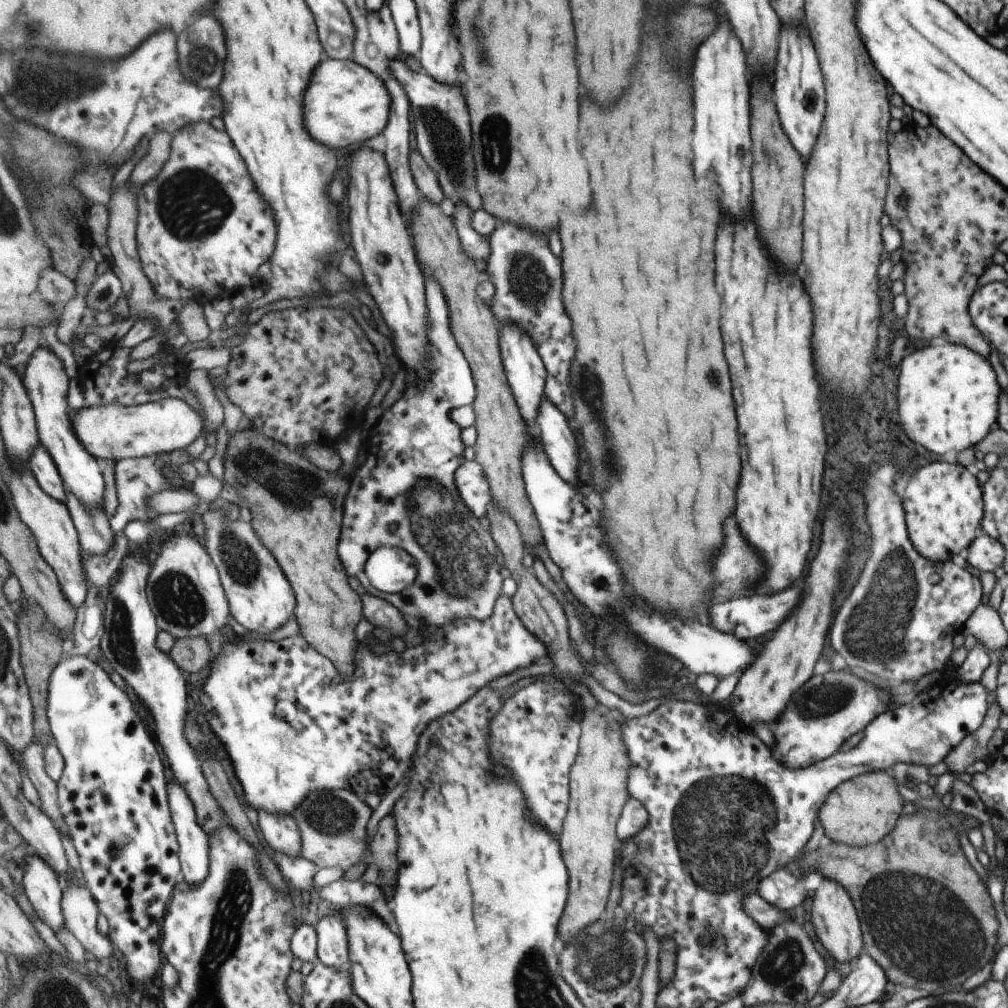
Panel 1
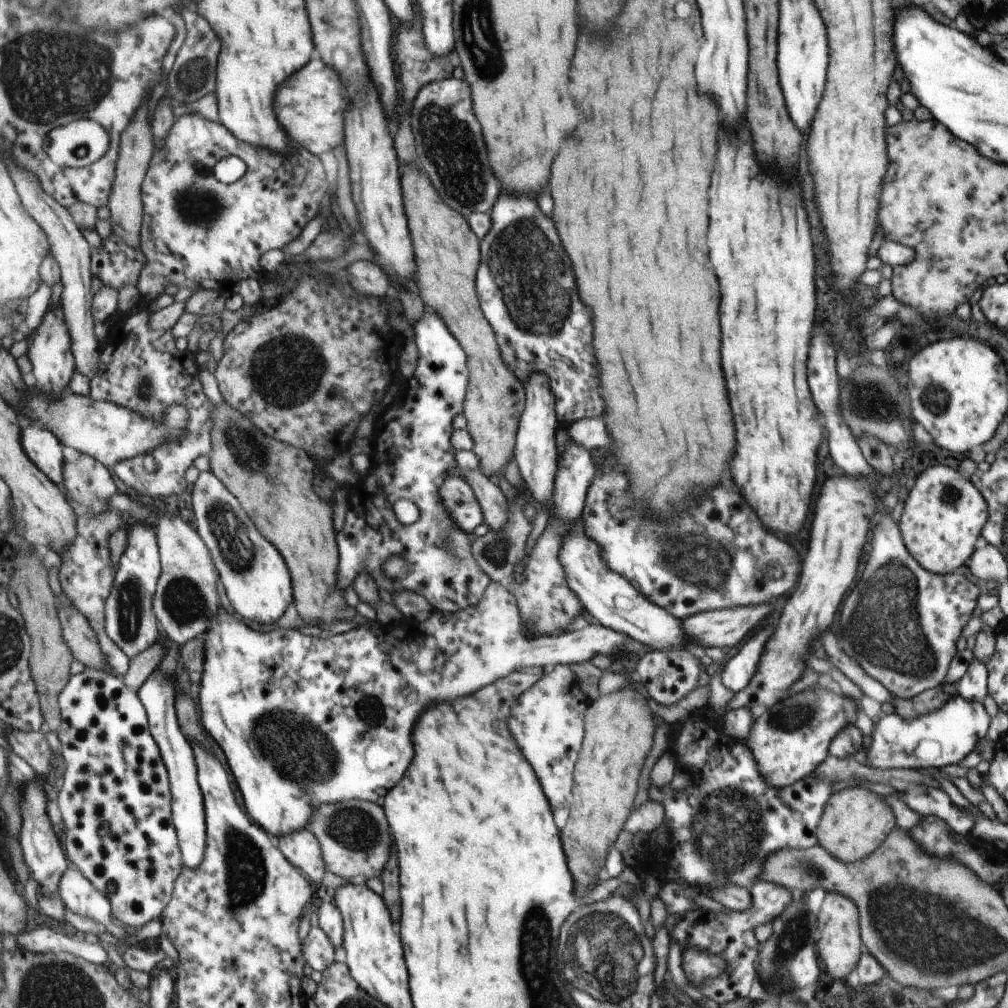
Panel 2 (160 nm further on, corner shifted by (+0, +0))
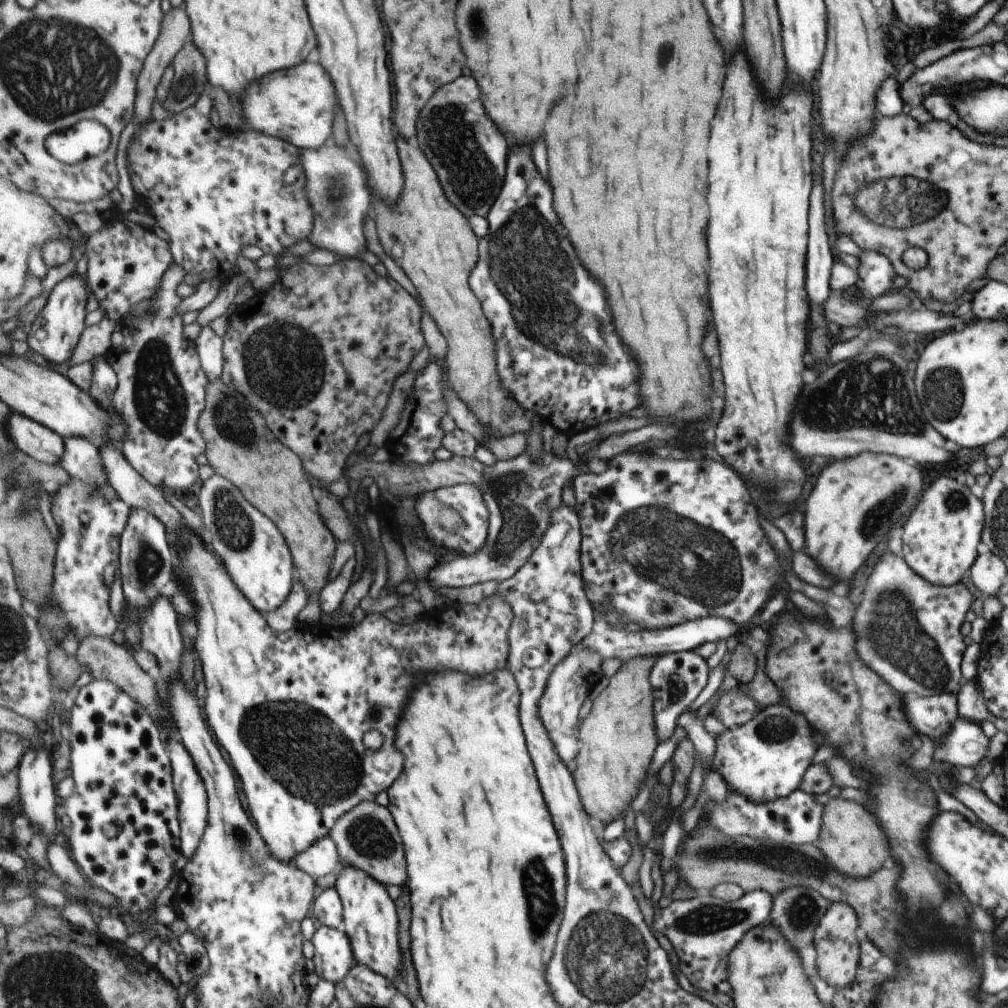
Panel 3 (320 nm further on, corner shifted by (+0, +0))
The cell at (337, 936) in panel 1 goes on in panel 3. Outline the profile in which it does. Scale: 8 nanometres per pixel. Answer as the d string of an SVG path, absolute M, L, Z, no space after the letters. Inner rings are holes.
M333 887L321 891L315 904L312 904L312 914L318 925L343 928L345 908L337 888Z

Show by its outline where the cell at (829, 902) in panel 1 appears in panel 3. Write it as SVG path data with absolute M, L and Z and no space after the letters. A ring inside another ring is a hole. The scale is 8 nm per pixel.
M830 903L813 930L811 944L817 954L815 958L817 974L825 984L833 988L847 986L856 974L859 965L859 946L855 940L855 928L857 920L854 909L845 903Z

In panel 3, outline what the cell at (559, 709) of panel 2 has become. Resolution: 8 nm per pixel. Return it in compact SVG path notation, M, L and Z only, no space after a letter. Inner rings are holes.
M577 647L562 663L555 667L547 683L546 694L543 695L540 702L540 715L554 740L558 753L566 763L571 762L575 758L575 754L577 755L580 752L577 748L579 714L581 714L581 708L587 700L589 689L593 683L592 678L601 676L603 659L600 652L589 647Z

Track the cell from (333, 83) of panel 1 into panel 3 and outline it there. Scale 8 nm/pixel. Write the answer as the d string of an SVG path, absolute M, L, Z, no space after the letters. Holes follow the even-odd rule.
M303 62L285 72L275 72L263 76L251 84L244 92L241 102L243 127L255 129L267 136L287 140L300 149L321 148L333 134L335 106L339 103L335 96L335 86L331 84L325 68L321 64Z

